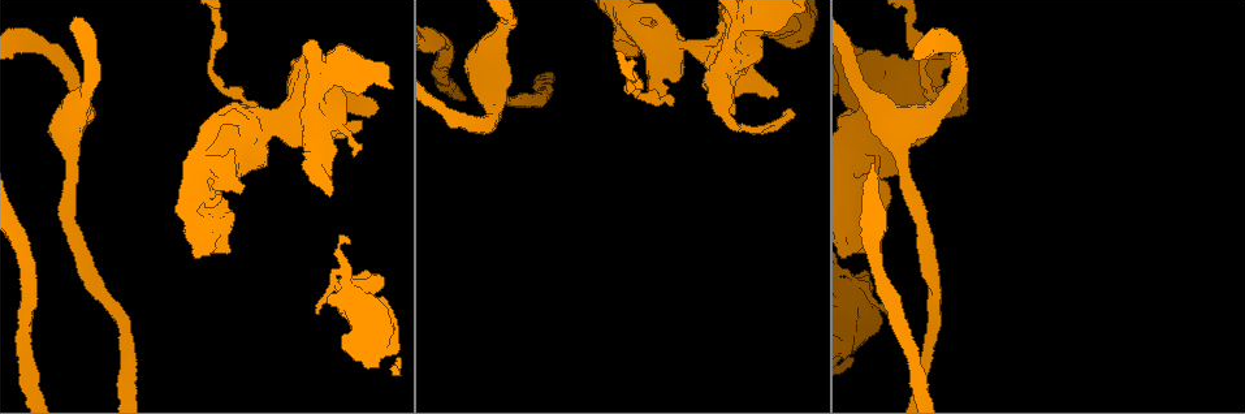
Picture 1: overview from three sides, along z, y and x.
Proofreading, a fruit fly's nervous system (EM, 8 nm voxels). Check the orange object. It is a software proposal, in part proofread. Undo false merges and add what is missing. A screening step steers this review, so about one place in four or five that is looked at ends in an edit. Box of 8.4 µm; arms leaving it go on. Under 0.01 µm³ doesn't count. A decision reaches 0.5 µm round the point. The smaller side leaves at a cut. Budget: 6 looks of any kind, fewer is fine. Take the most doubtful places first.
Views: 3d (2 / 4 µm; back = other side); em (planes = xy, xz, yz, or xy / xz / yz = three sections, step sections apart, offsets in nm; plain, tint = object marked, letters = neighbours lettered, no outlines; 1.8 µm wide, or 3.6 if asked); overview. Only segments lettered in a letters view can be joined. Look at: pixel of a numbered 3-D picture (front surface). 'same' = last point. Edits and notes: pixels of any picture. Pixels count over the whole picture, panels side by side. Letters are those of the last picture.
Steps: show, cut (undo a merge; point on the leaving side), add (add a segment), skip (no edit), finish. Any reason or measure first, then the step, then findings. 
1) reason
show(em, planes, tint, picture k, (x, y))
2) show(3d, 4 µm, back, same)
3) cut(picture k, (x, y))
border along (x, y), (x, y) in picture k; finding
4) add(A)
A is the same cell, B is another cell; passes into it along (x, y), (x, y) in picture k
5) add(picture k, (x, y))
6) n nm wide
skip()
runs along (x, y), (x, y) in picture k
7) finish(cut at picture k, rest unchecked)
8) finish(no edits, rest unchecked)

touches itself
show(3d, 4 µm, back, picture 1, (217, 178))

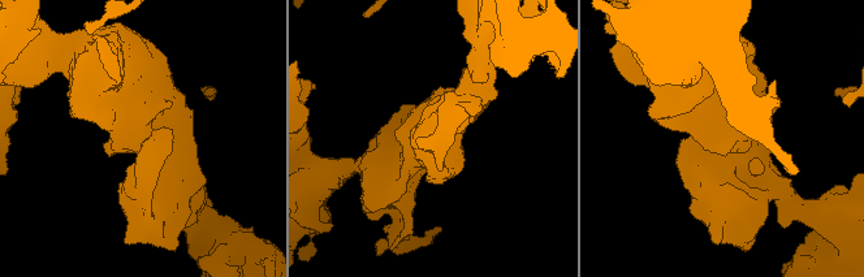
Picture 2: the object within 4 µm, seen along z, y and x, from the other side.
need the tissue
show(em, 3.6 µm, xz, step 8, tint, picture 2, (710, 128))

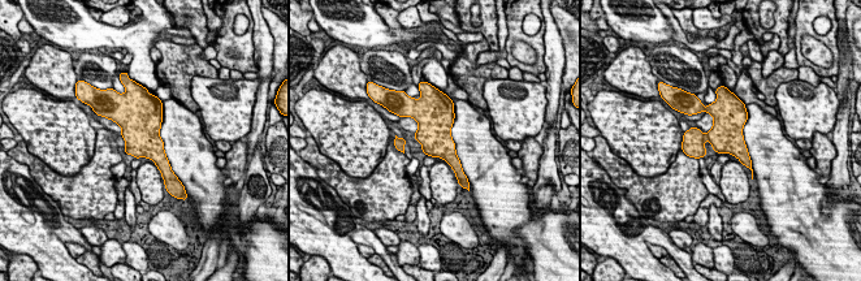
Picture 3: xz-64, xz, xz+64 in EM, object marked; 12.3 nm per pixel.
show(em, 3.6 µm, planes, letters, same)

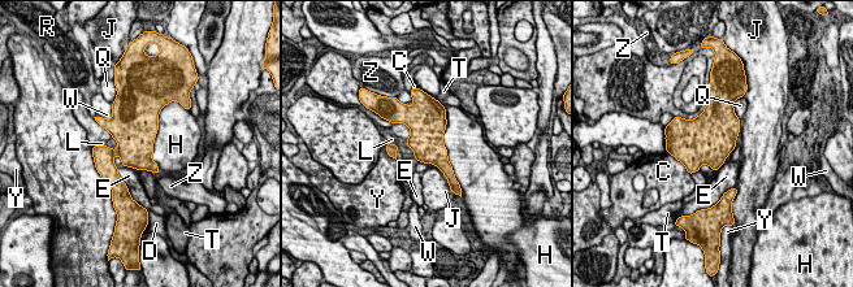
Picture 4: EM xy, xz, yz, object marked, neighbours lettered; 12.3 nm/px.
skip()
C, D, E, H, J, L, Q, R, T, W, Y and Z are other cells; border along (445, 109), (444, 146), (457, 179) in picture 4; continuous, no second neuron

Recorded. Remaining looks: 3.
thin end
show(3d, 4 µm, picture 1, (884, 311))

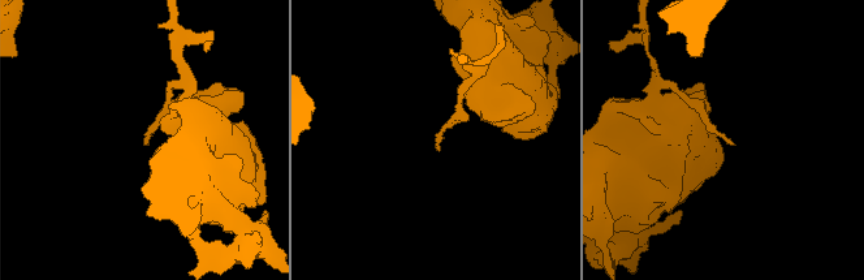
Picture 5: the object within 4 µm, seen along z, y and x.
show(em, xy, step 16, tint, picture 5, (148, 143))

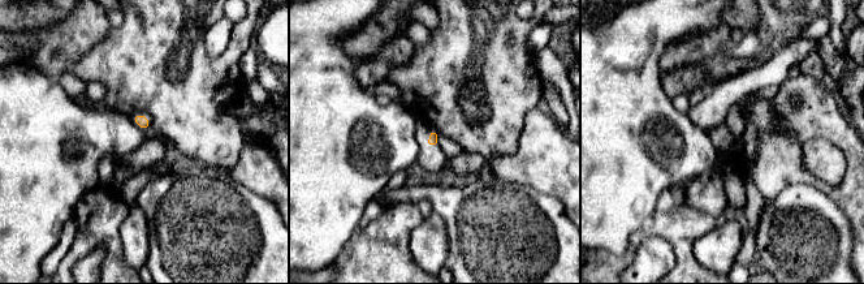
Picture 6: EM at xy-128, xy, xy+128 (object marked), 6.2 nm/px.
show(em, planes, letters, same)

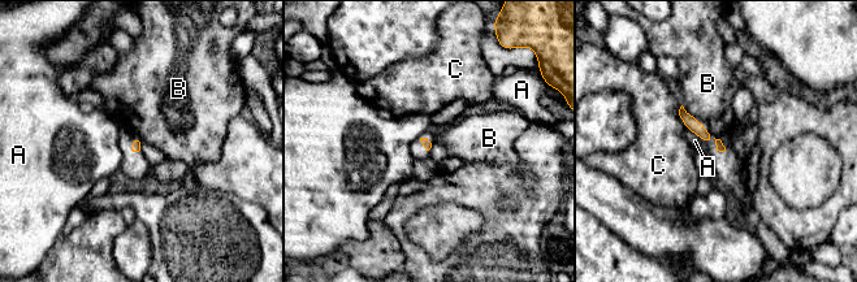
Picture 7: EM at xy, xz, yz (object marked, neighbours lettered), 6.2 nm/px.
skip()
A, B and C are other cells; runs along (682, 112), (719, 147) in picture 7; no lettered segment goes on from it

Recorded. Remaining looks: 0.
finish(no edits, rest unchecked)

